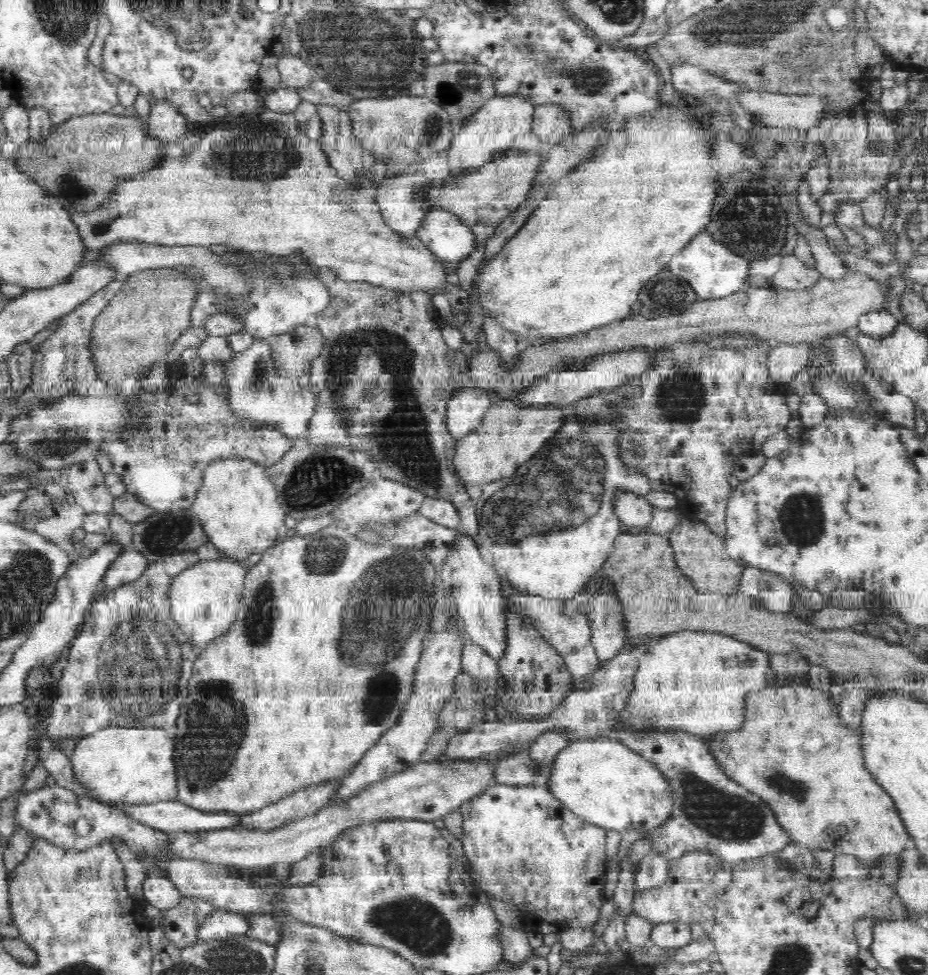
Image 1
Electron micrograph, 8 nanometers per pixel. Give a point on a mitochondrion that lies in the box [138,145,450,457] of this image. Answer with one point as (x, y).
(257, 382)

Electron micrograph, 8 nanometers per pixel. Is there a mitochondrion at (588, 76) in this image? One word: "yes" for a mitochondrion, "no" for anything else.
yes

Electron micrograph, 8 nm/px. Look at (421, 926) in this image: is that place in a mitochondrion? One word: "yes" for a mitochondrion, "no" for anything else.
yes

